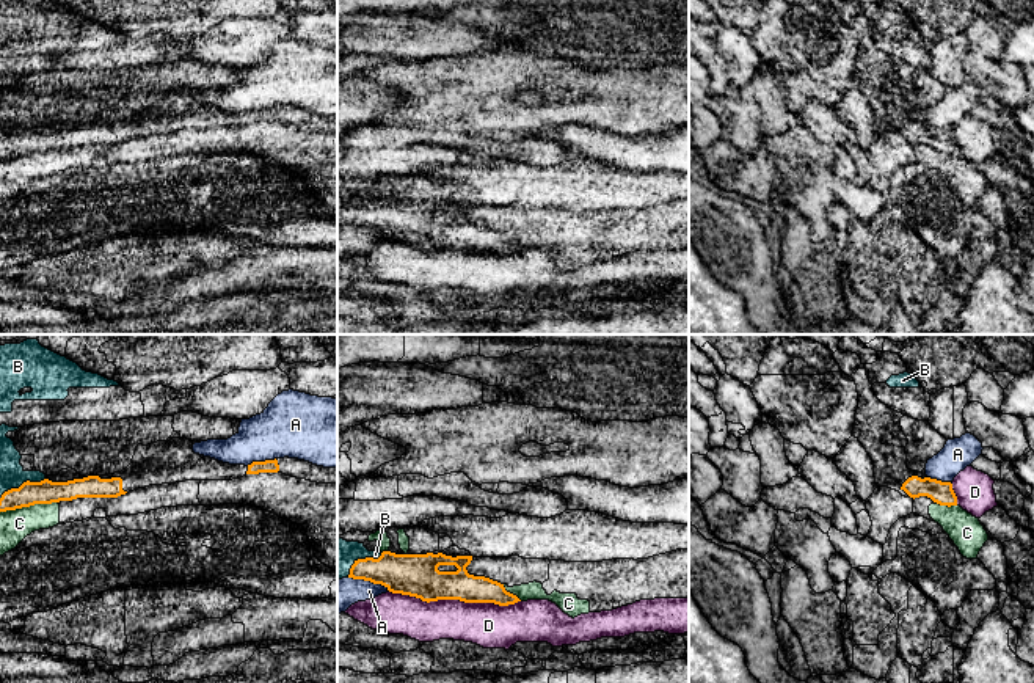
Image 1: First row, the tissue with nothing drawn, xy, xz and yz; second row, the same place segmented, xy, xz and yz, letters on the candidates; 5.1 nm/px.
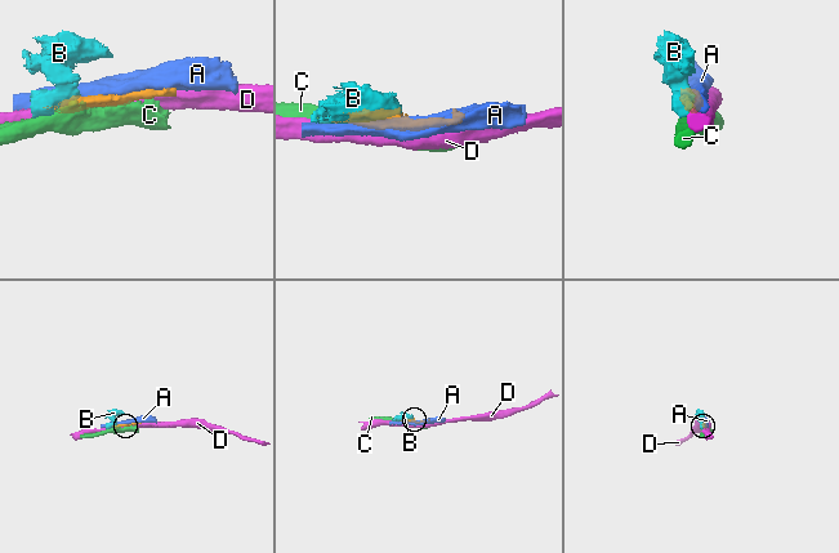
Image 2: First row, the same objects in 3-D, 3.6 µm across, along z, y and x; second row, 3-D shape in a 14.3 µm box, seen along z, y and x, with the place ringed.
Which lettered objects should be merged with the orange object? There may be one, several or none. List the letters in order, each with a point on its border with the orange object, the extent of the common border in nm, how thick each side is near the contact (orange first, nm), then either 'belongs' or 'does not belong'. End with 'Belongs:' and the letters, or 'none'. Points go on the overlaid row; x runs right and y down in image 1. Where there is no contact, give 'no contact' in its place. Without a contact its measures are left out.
A: contact xz (369, 580); length 220 nm; calibres 220 and 170 nm; does not belong
B: contact xy (22, 484); length 260 nm; calibres 130 and 130 nm; does not belong
C: contact xy (29, 506); length 300 nm; calibres 130 and 160 nm; does not belong
D: contact xz (455, 598); length 650 nm; calibres 220 and 220 nm; does not belong
Belongs: none

